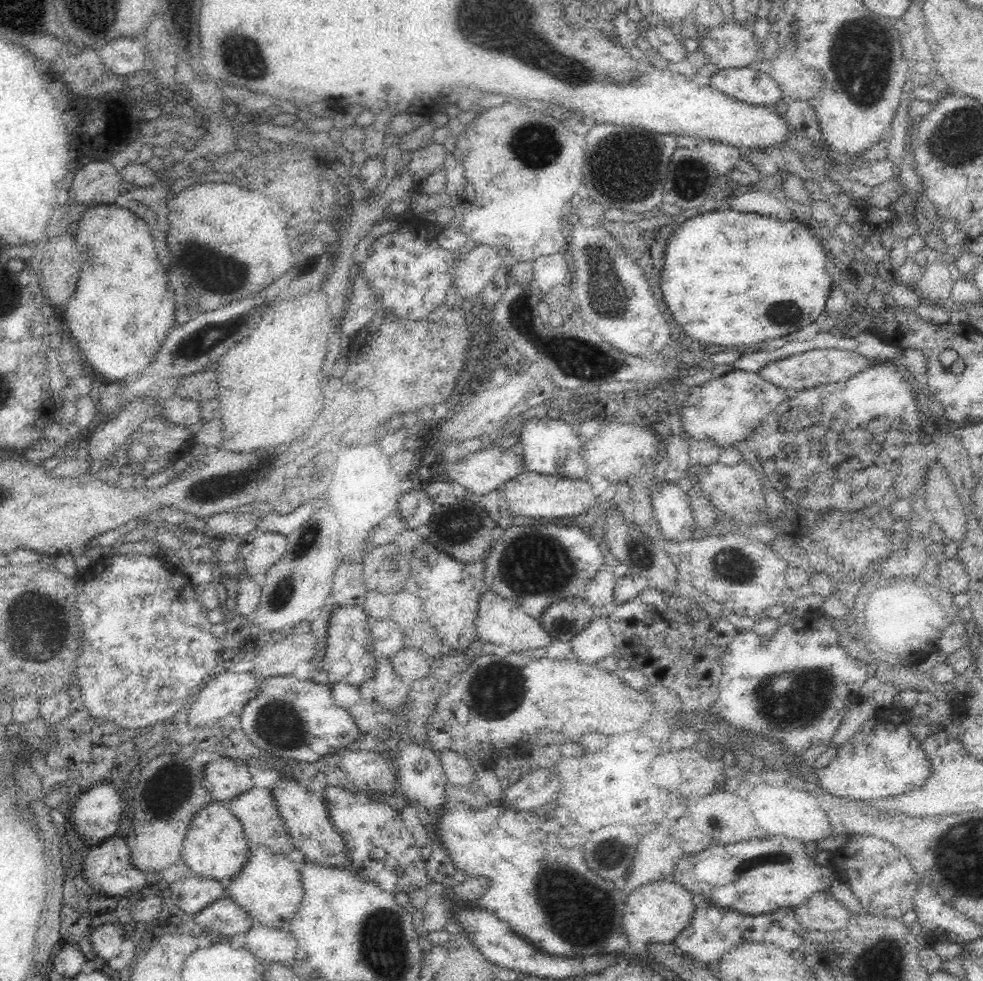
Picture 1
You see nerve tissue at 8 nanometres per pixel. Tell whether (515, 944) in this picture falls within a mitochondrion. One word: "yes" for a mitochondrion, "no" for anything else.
no

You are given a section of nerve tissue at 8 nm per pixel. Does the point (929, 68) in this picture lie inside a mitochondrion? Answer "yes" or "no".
no

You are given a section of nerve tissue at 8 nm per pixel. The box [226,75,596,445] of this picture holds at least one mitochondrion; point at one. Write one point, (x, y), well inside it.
(537, 147)

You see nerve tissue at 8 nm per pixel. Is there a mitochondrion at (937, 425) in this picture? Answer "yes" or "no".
no

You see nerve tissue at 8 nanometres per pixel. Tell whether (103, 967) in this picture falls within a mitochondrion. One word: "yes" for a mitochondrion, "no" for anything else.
no

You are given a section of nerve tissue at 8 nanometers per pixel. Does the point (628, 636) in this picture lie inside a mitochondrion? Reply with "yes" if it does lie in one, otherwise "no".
no

